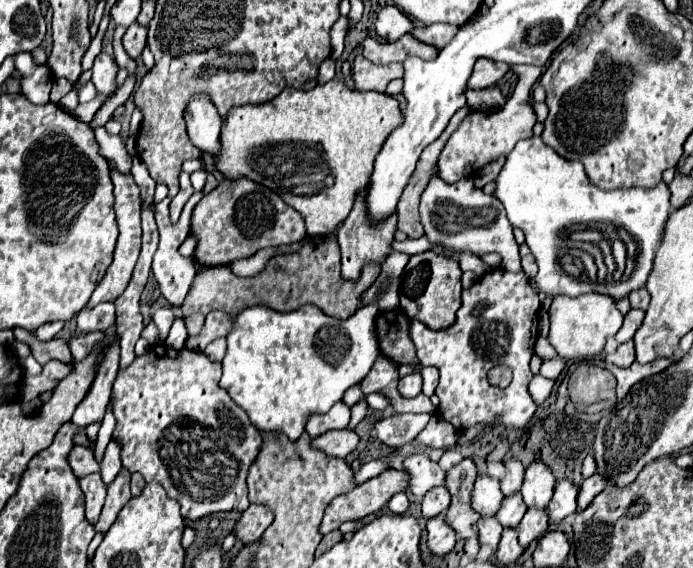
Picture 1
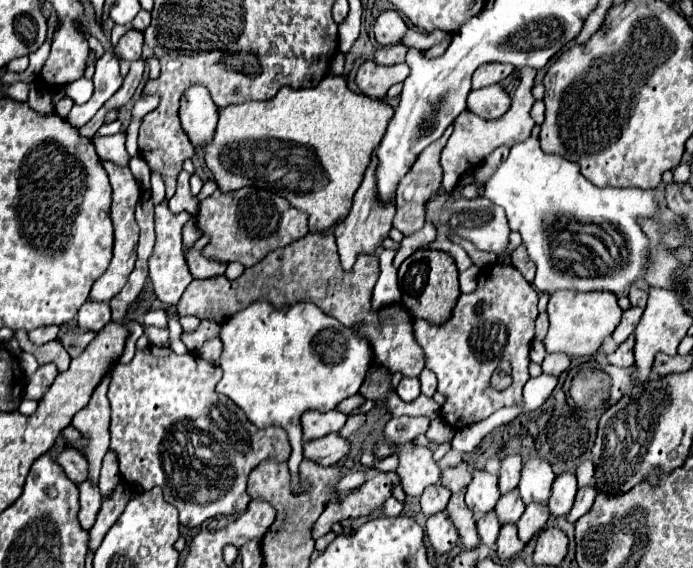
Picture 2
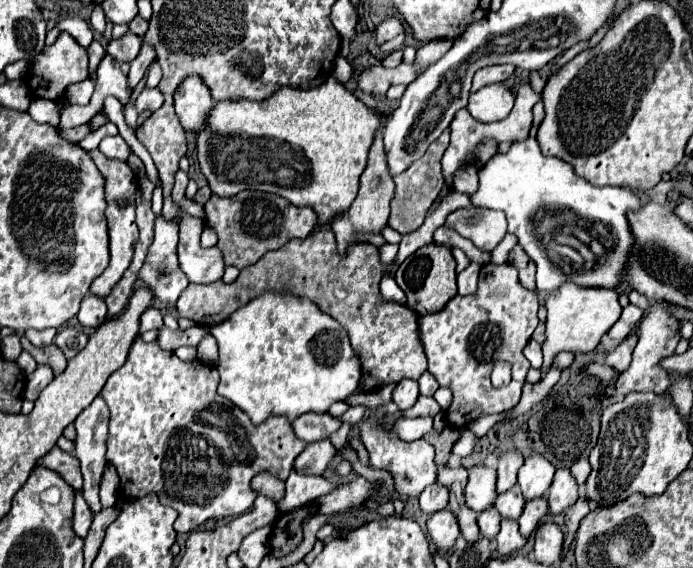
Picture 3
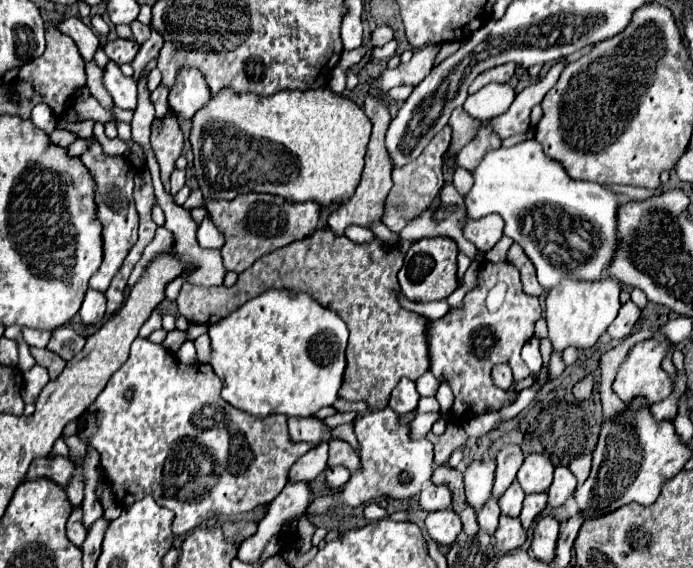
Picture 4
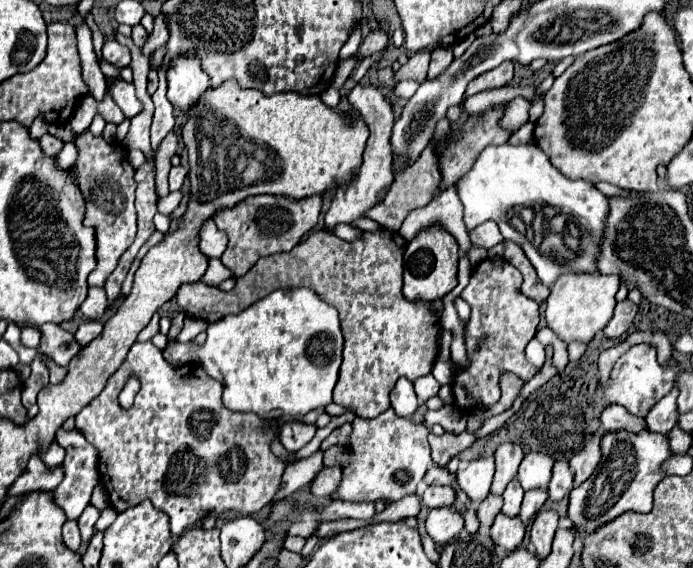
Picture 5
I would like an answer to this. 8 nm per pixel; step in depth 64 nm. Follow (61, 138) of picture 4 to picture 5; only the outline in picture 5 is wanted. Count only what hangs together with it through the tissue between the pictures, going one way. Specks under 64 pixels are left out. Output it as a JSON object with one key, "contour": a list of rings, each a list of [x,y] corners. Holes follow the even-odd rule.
{"contour":[[[44,134],[40,138],[40,146],[42,146],[42,152],[46,152],[46,154],[58,154],[60,148],[64,148],[64,140],[60,140],[52,134]]]}

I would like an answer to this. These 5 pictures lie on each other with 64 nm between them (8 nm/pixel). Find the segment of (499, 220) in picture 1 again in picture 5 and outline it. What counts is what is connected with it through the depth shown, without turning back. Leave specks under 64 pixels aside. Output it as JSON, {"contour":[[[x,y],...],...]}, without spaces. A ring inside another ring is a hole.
{"contour":[[[486,220],[484,224],[476,226],[474,230],[468,232],[468,236],[470,236],[472,244],[480,246],[480,248],[492,248],[502,240],[500,228],[498,228],[498,224],[494,220]]]}

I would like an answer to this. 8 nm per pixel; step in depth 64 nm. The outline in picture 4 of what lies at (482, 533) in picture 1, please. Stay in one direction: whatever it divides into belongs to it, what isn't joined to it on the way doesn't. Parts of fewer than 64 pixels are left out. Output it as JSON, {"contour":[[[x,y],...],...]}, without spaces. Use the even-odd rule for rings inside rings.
{"contour":[[[492,496],[488,500],[488,504],[484,504],[484,508],[478,510],[478,524],[480,530],[488,532],[490,536],[494,536],[496,528],[498,528],[498,516],[500,516],[500,508],[498,508],[498,500]]]}

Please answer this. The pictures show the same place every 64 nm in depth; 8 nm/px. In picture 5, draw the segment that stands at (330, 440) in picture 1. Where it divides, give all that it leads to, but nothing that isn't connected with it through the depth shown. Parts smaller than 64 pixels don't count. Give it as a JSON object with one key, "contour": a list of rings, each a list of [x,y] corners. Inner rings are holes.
{"contour":[[[318,450],[308,458],[302,458],[302,460],[296,460],[294,464],[288,464],[288,468],[284,472],[284,482],[282,482],[280,492],[276,494],[276,500],[290,496],[292,492],[302,488],[304,484],[310,484],[316,478],[316,474],[322,470],[322,466],[324,466],[322,462],[324,462],[324,450]]]}

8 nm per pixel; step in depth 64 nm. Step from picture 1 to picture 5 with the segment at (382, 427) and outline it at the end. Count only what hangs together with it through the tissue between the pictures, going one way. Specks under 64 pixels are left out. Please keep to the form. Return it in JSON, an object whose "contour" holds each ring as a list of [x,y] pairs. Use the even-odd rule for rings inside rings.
{"contour":[[[448,404],[442,406],[436,412],[426,412],[424,414],[424,426],[432,428],[434,424],[440,424],[445,432],[460,434],[466,430],[466,416],[460,416],[460,410],[455,405]]]}

